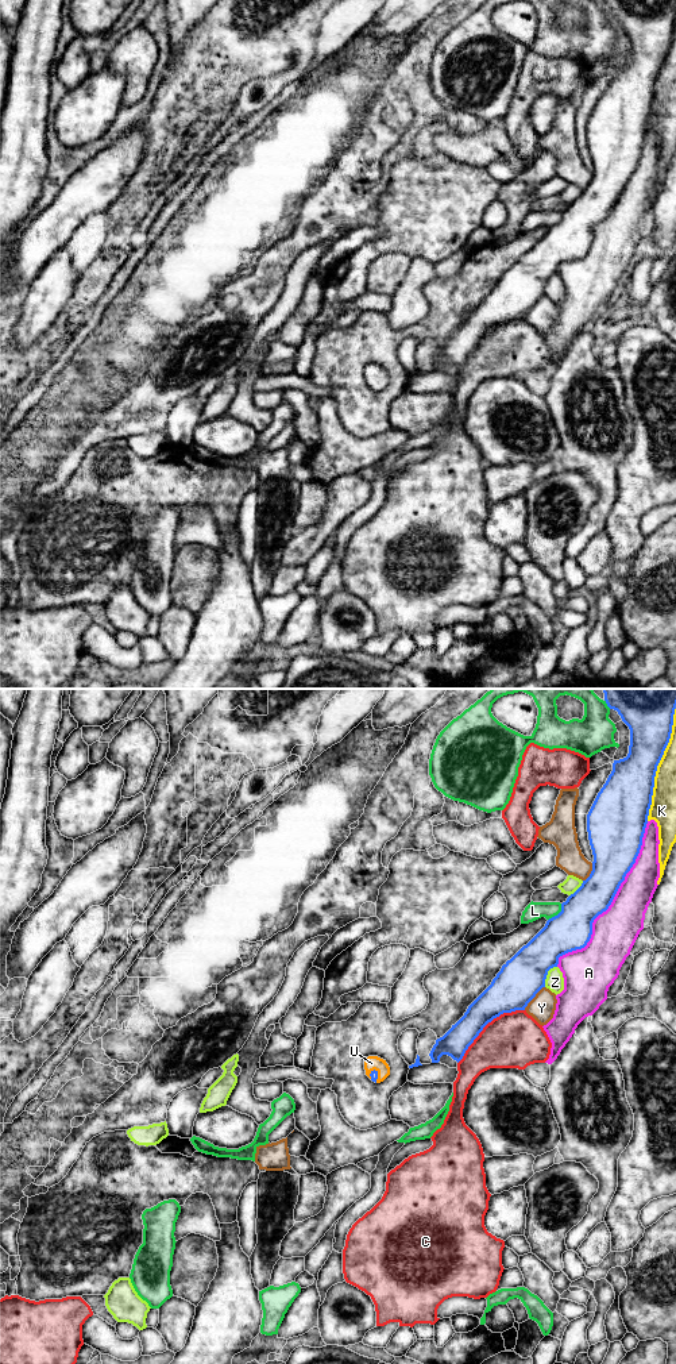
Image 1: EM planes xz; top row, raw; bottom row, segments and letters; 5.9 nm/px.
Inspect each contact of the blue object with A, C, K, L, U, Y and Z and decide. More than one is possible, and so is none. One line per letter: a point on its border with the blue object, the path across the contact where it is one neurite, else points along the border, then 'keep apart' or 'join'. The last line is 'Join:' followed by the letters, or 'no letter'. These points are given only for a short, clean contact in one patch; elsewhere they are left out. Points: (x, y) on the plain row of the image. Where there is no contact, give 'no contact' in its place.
A: xz (611, 210) | keep apart
C: xz (486, 332) | keep apart
K: xz (657, 73) | keep apart
L: xz (559, 222) | keep apart
U: xz (377, 384) | join
Y: xz (533, 305) | keep apart
Z: xz (547, 282) | keep apart
Join: U

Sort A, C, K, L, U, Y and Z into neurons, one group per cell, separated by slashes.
A / C / K / L / U / Y / Z

